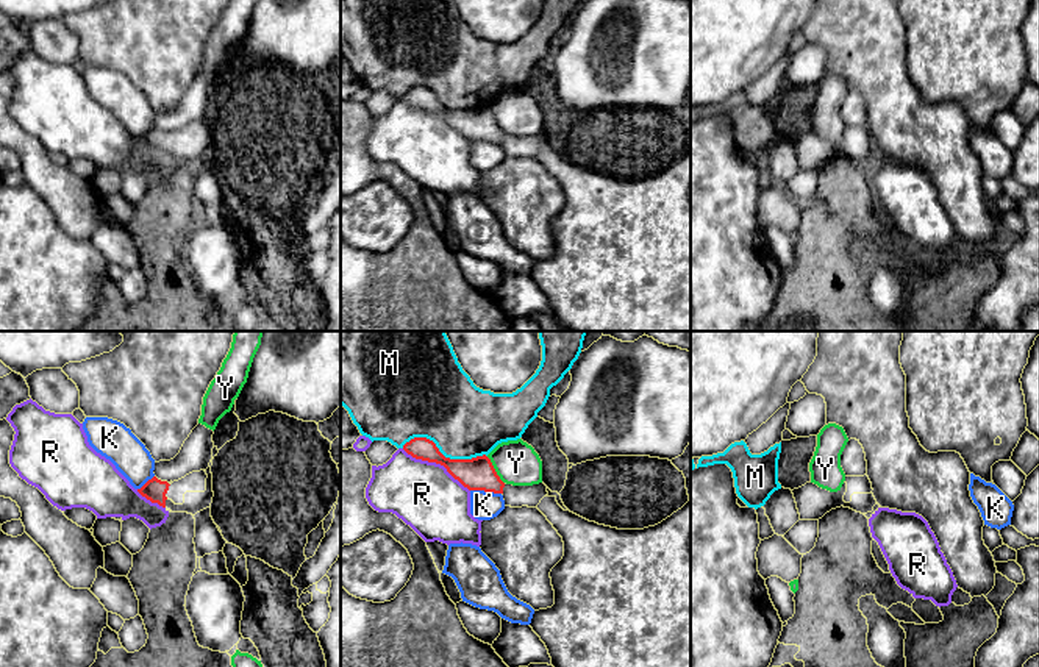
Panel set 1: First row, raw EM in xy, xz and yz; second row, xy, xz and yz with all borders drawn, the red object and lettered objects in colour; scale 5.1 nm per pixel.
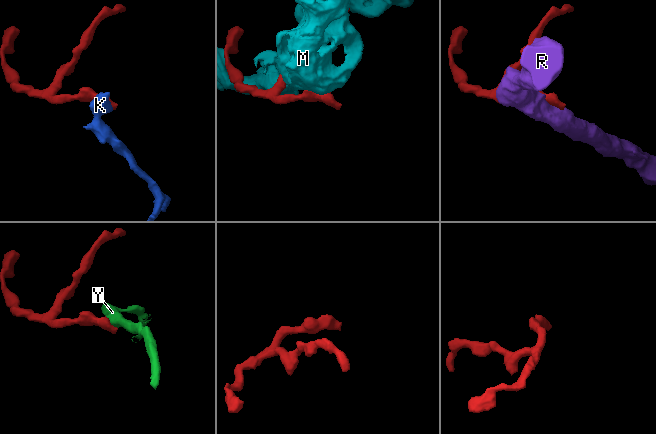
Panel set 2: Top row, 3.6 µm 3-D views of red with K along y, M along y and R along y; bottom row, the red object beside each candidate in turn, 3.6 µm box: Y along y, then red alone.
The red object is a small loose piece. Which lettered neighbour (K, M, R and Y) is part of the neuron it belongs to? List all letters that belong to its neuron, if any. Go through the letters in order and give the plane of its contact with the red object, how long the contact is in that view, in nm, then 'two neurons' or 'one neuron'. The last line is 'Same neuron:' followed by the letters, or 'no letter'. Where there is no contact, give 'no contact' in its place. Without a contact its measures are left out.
K: contact in xz; length 160 nm; two neurons
M: contact in xz; length 440 nm; two neurons
R: contact in xz; length 420 nm; two neurons
Y: contact in xz; length 170 nm; two neurons
Same neuron: no letter

